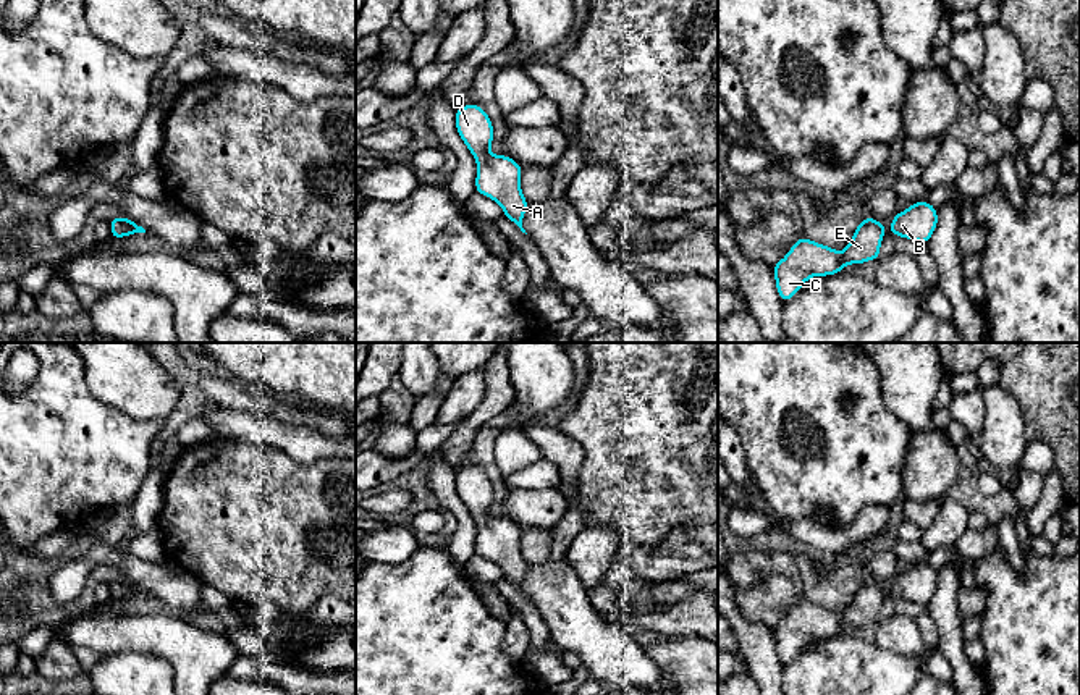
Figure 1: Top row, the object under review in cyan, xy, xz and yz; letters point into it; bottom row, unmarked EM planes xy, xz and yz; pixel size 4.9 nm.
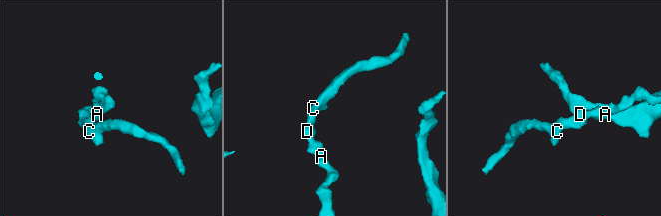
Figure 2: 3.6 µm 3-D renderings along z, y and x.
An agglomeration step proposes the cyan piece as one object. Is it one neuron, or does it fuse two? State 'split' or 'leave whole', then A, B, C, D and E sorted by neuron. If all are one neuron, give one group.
leave whole; A B C D E

